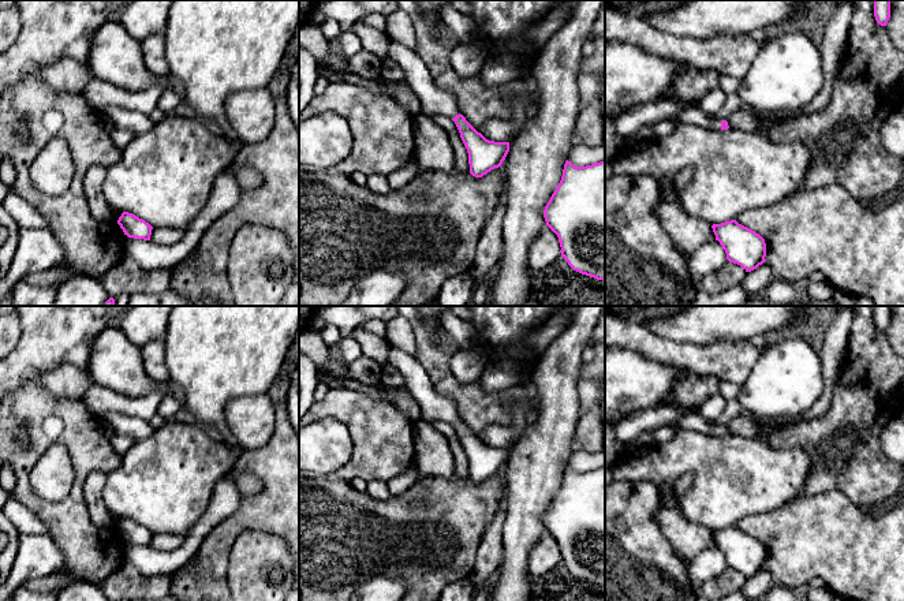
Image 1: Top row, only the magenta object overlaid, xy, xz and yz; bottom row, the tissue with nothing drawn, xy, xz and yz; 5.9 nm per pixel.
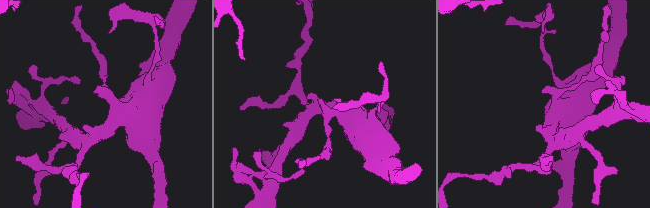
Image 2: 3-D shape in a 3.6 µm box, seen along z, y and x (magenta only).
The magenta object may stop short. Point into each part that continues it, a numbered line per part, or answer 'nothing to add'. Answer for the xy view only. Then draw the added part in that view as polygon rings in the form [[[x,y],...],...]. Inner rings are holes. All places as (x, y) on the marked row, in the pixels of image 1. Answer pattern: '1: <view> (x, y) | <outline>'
nothing to add

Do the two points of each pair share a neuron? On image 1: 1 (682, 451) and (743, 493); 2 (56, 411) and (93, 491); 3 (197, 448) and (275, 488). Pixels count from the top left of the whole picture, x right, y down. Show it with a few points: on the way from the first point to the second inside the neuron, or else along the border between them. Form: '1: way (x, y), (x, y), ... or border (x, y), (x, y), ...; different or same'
1: way (697, 454), (706, 456), (728, 478); same
2: border (101, 470), (93, 470), (85, 481), (88, 510); different
3: border (243, 451), (227, 474); different

